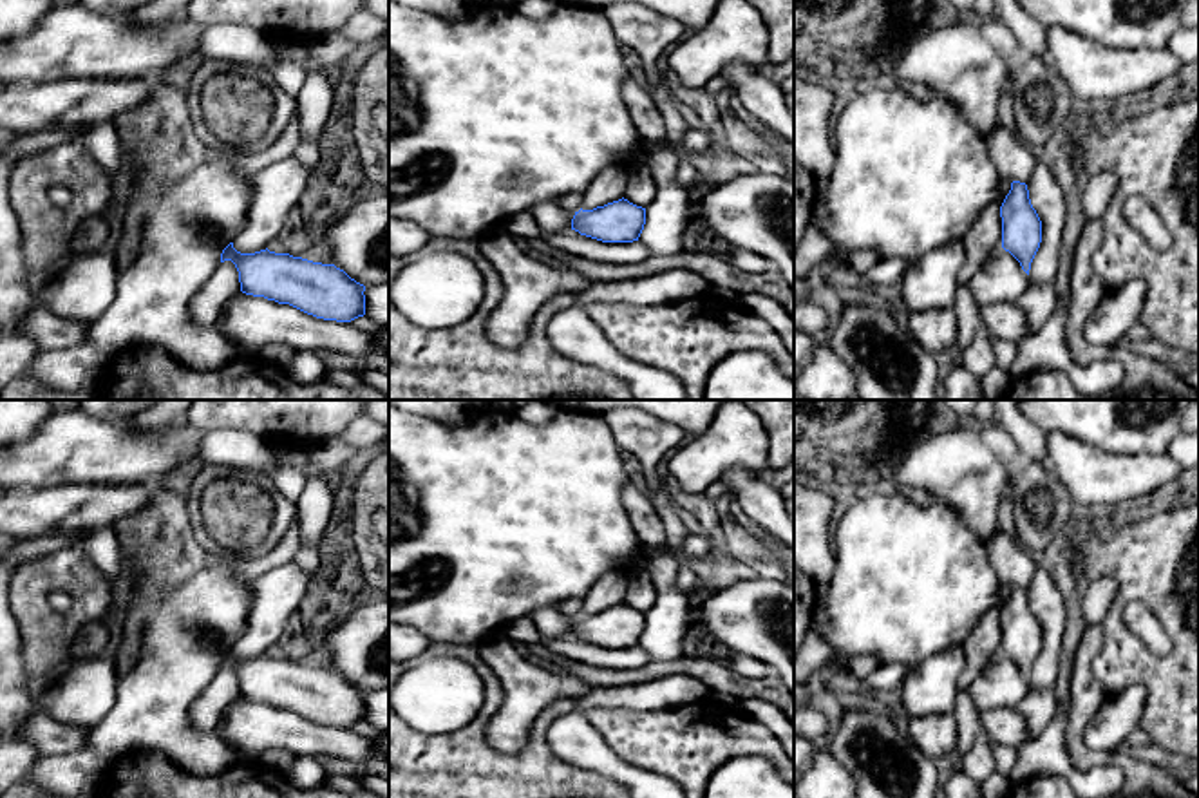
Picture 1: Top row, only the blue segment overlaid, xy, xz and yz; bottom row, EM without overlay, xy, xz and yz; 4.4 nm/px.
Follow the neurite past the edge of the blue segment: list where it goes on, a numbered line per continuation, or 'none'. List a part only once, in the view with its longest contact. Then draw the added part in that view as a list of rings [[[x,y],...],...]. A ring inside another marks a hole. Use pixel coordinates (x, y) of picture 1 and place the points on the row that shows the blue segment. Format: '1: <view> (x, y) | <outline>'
none

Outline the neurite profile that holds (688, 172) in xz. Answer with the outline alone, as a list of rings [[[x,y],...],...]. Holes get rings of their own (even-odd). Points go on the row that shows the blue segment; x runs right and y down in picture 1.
[[[682,157],[676,174],[675,183],[685,190],[691,190],[700,177],[702,170],[687,157]]]

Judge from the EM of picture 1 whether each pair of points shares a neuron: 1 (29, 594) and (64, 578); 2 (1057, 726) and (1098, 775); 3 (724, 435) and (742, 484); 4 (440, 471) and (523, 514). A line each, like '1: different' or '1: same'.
1: same
2: same
3: different
4: same

